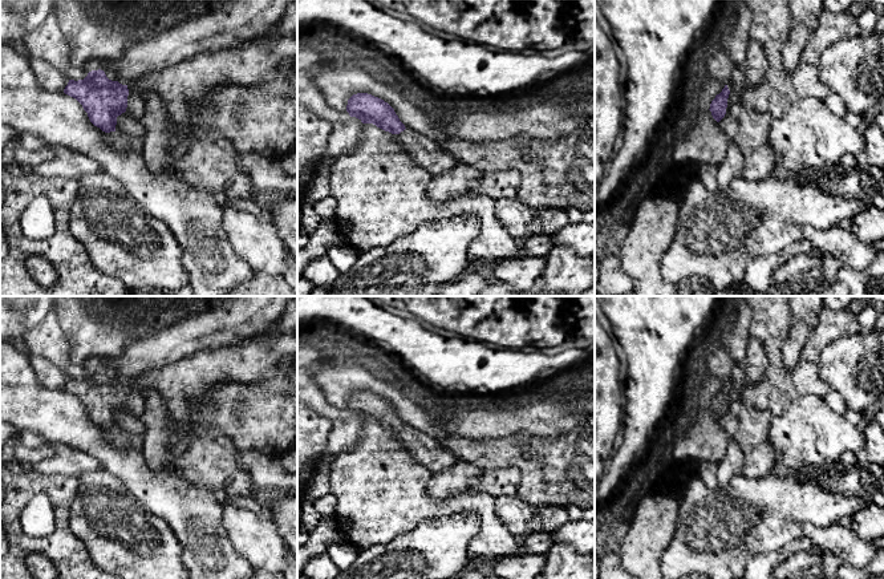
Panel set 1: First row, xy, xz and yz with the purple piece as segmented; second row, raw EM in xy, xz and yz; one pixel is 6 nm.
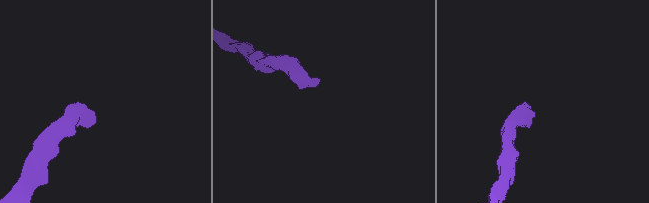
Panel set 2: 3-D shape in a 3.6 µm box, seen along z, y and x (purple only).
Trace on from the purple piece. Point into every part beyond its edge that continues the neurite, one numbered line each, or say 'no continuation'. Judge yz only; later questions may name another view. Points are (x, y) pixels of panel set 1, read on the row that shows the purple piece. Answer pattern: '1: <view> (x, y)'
1: yz (749, 73)

